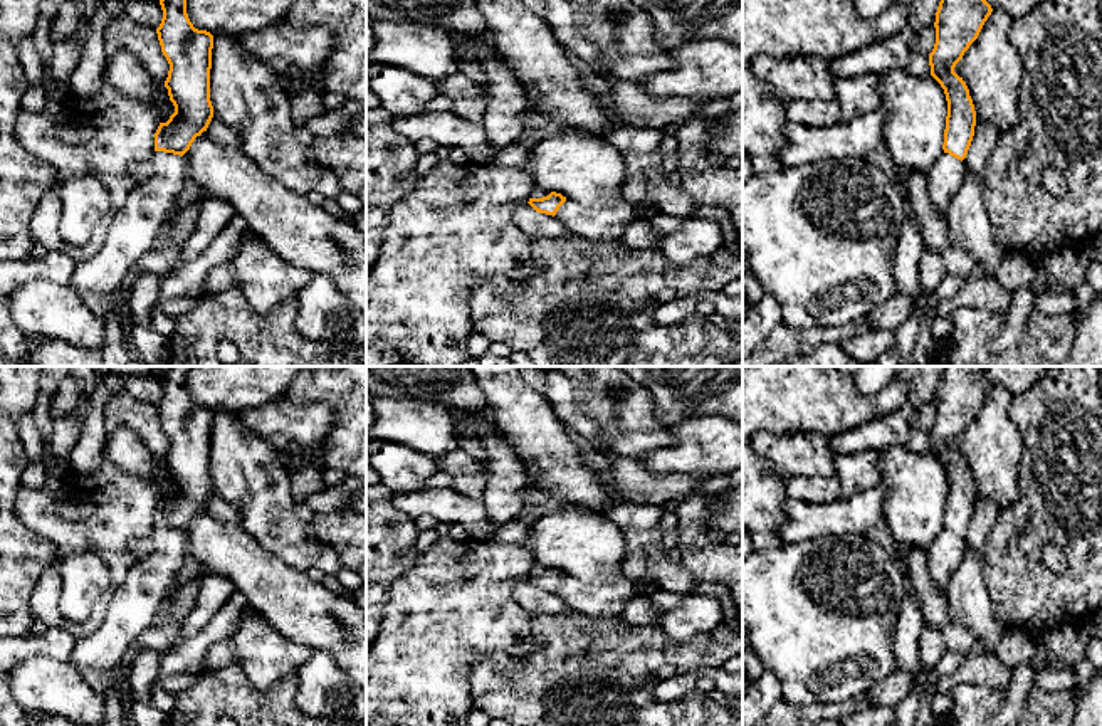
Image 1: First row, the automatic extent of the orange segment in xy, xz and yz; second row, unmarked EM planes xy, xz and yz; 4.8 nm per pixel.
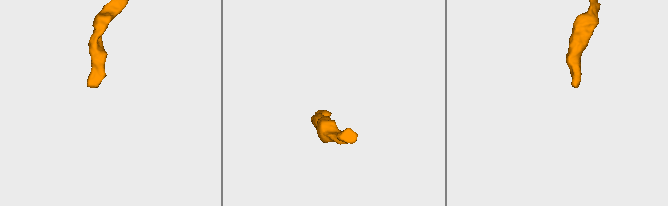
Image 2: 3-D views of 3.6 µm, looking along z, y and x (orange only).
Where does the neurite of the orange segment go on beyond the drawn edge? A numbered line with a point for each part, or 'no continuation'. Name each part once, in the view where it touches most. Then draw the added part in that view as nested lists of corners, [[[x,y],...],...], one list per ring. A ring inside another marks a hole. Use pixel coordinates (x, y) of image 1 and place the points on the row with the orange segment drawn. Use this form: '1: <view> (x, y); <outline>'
1: xy (131, 232); [[[156,151],[150,166],[151,176],[136,183],[109,217],[102,247],[91,259],[76,264],[69,279],[74,291],[116,291],[133,264],[153,249],[156,234],[185,188],[188,163],[180,155]]]

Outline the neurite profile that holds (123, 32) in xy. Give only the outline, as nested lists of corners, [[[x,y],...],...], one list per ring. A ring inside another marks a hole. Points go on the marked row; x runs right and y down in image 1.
[[[123,13],[111,20],[106,35],[106,54],[119,49],[129,50],[150,74],[156,86],[165,86],[170,64],[161,52],[158,34],[153,27],[143,25]]]

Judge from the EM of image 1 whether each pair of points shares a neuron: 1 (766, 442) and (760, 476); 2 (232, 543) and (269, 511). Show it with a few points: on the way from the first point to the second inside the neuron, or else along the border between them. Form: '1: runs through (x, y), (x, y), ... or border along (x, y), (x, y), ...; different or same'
1: border along (760, 454), (783, 479); different
2: border along (241, 525), (278, 557); different

